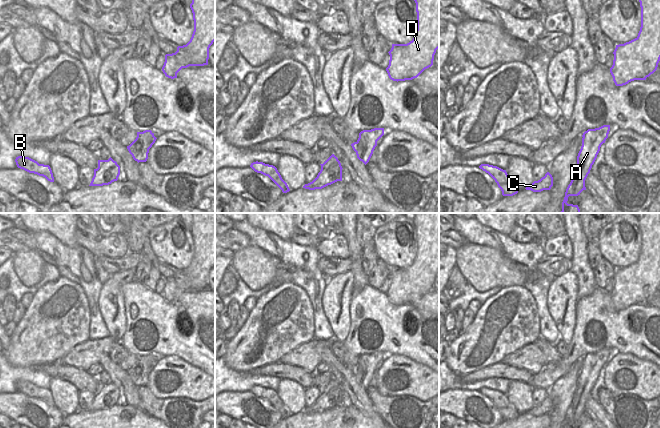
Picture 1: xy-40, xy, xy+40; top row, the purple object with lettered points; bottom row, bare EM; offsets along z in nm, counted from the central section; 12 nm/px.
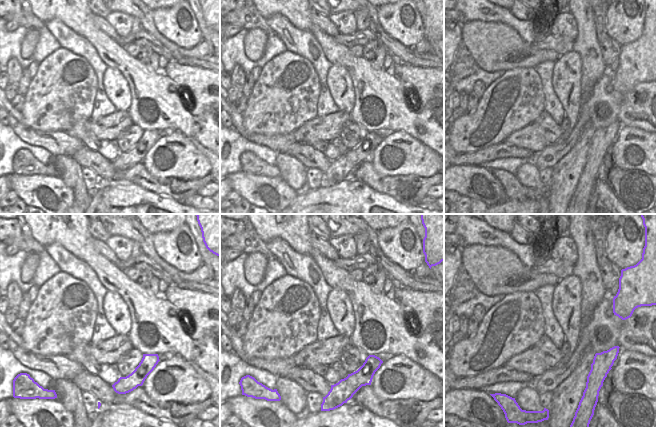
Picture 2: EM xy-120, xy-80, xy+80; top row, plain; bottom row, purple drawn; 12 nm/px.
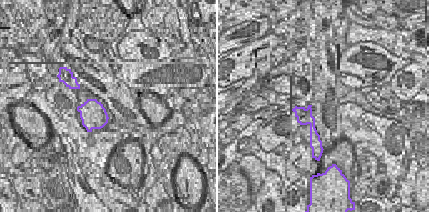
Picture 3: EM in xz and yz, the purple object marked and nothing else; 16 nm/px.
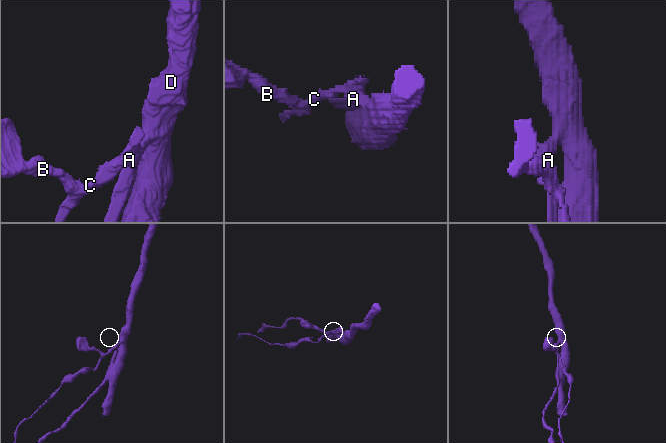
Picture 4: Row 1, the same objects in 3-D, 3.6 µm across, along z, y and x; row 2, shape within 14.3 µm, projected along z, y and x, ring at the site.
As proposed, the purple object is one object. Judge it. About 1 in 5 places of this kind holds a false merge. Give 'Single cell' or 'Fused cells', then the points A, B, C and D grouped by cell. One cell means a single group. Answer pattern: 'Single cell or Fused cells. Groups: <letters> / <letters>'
Fused cells. Groups: A D / B C.

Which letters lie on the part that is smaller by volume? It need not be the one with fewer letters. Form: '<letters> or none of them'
B, C

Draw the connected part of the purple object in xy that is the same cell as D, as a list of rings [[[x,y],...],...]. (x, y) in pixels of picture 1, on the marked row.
[[[414,0],[417,12],[417,30],[407,44],[392,44],[388,76],[393,81],[417,78],[433,65],[439,48],[439,0]]]

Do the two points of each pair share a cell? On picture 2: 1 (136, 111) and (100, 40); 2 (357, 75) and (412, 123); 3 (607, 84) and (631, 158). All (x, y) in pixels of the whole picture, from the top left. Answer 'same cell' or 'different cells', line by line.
1: same cell
2: same cell
3: different cells

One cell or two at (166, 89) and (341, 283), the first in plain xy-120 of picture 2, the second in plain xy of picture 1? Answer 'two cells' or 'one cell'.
two cells

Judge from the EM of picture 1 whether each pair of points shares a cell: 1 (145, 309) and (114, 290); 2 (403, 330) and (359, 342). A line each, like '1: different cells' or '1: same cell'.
1: different cells
2: same cell

